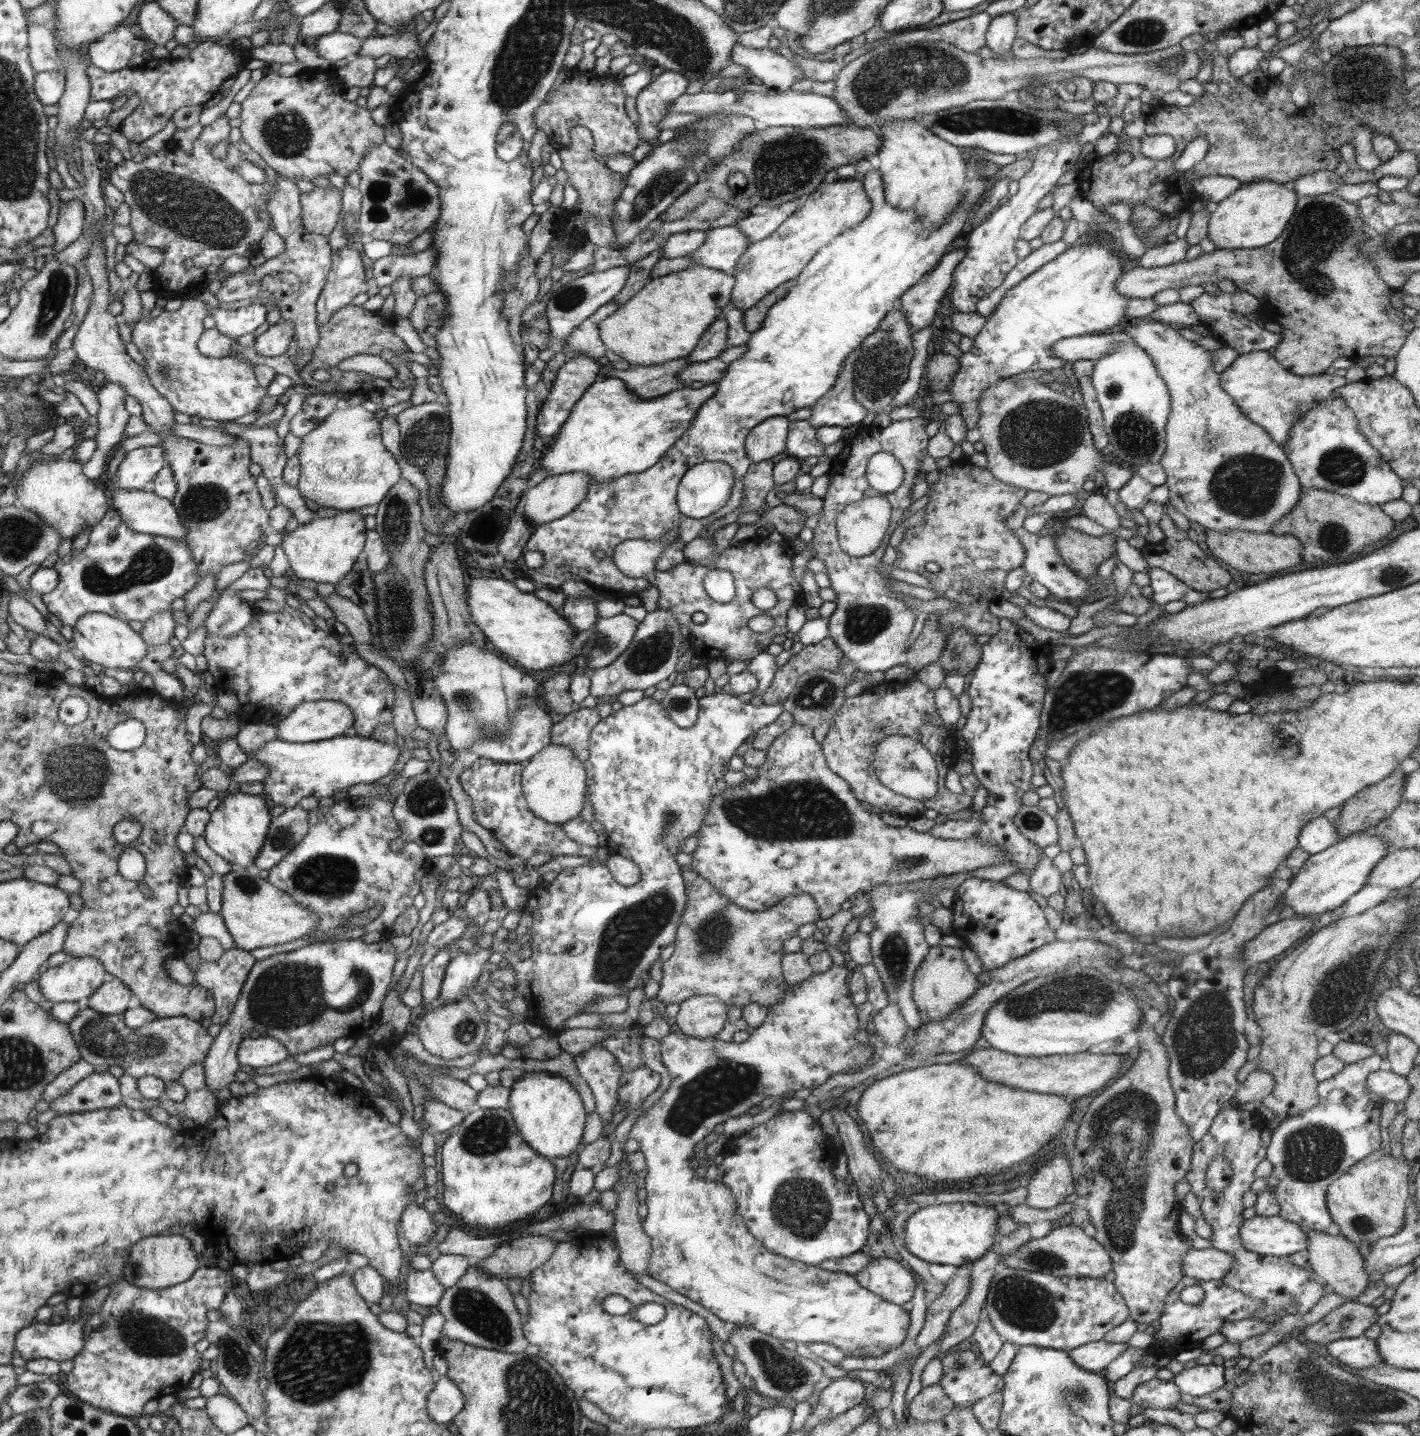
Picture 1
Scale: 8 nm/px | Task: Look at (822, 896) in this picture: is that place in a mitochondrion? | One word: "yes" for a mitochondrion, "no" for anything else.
no

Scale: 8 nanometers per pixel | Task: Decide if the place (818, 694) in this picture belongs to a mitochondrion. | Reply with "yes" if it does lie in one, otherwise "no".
yes

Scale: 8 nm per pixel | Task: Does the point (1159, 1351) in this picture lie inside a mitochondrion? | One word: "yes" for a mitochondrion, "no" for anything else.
no

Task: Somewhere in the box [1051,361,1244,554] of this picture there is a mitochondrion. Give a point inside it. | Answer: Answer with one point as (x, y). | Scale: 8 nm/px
(1134, 433)

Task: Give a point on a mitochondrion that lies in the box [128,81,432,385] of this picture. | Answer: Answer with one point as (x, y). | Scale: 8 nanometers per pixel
(286, 132)

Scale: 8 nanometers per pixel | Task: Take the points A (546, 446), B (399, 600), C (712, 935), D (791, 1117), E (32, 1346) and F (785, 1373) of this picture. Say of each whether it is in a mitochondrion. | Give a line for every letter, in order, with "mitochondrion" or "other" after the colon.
A: other
B: mitochondrion
C: mitochondrion
D: other
E: other
F: mitochondrion

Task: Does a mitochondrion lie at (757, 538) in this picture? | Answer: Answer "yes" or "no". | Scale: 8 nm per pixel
no

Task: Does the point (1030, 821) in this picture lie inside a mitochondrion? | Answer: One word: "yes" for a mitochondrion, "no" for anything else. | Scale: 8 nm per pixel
yes

